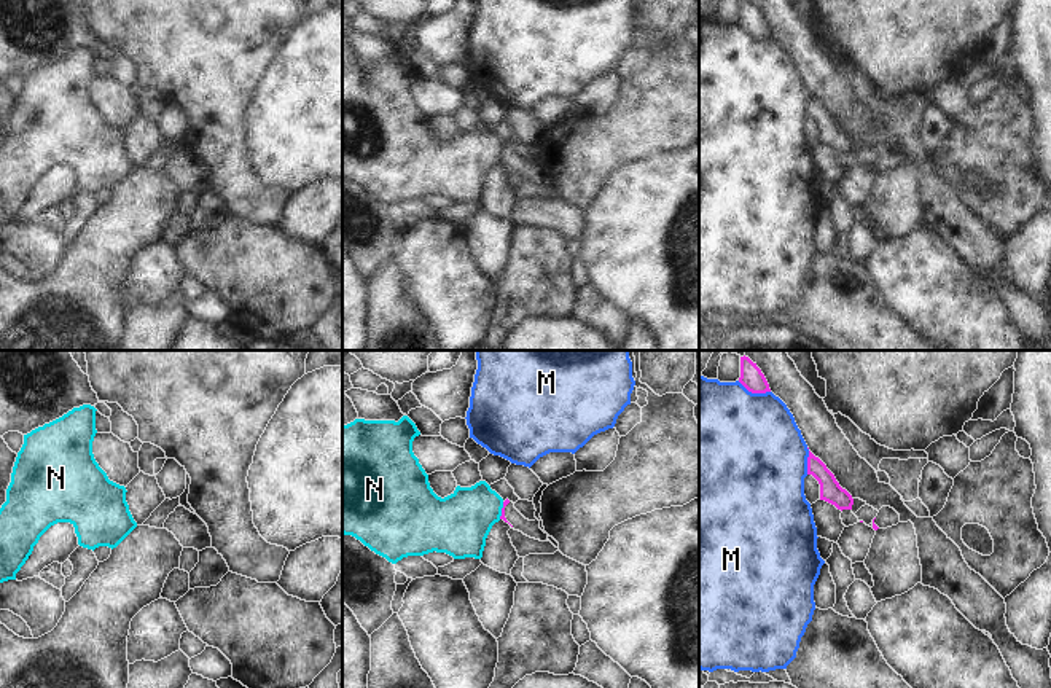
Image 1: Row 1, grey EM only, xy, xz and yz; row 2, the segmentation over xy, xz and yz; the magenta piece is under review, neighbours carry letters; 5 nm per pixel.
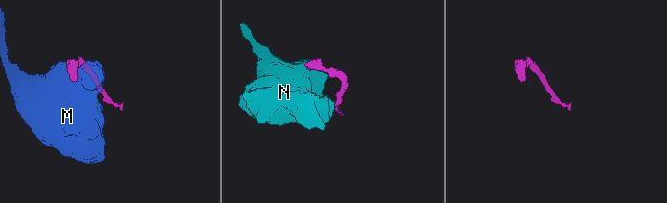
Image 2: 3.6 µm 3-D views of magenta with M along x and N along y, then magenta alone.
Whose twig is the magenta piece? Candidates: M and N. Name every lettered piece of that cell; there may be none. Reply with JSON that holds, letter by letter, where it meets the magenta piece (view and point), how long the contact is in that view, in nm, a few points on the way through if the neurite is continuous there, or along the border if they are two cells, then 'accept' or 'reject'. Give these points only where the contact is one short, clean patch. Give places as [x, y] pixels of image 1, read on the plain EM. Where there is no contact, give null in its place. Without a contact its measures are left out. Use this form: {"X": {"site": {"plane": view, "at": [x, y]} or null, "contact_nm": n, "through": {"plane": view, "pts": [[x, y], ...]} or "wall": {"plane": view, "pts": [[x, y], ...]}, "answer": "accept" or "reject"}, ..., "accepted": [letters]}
{"M": {"site": {"plane": "yz", "at": [754, 35]}, "contact_nm": 180, "answer": "reject"}, "N": {"site": {"plane": "xz", "at": [502, 153]}, "contact_nm": 90, "wall": {"plane": "xz", "pts": [[504, 145], [499, 161]]}, "answer": "reject"}, "accepted": []}

